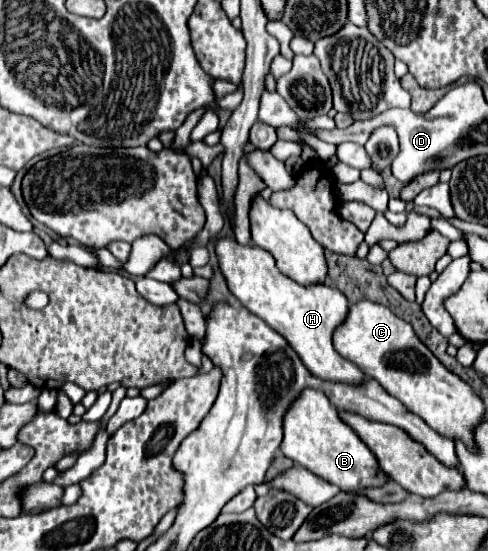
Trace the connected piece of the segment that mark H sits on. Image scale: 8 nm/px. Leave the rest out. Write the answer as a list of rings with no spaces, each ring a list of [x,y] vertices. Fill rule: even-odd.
[[[220,238],[216,242],[216,256],[230,292],[242,306],[282,334],[314,376],[348,384],[360,384],[364,380],[360,368],[340,356],[332,344],[334,328],[344,322],[348,312],[348,300],[338,288],[326,284],[302,286],[276,268],[272,254],[254,244],[242,246],[234,238]]]

